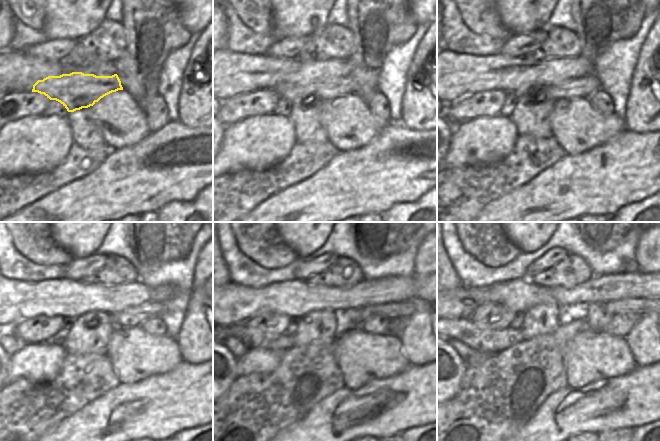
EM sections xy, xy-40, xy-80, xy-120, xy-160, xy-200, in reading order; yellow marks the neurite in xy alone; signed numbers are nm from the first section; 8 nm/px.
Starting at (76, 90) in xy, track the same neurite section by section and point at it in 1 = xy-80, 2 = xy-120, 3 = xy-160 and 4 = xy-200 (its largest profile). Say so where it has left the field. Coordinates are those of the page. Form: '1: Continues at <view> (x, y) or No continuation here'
1: Continues at xy-80 (584, 87)
2: Continues at xy-120 (134, 316)
3: Continues at xy-160 (405, 309)
4: Continues at xy-200 (640, 306).

